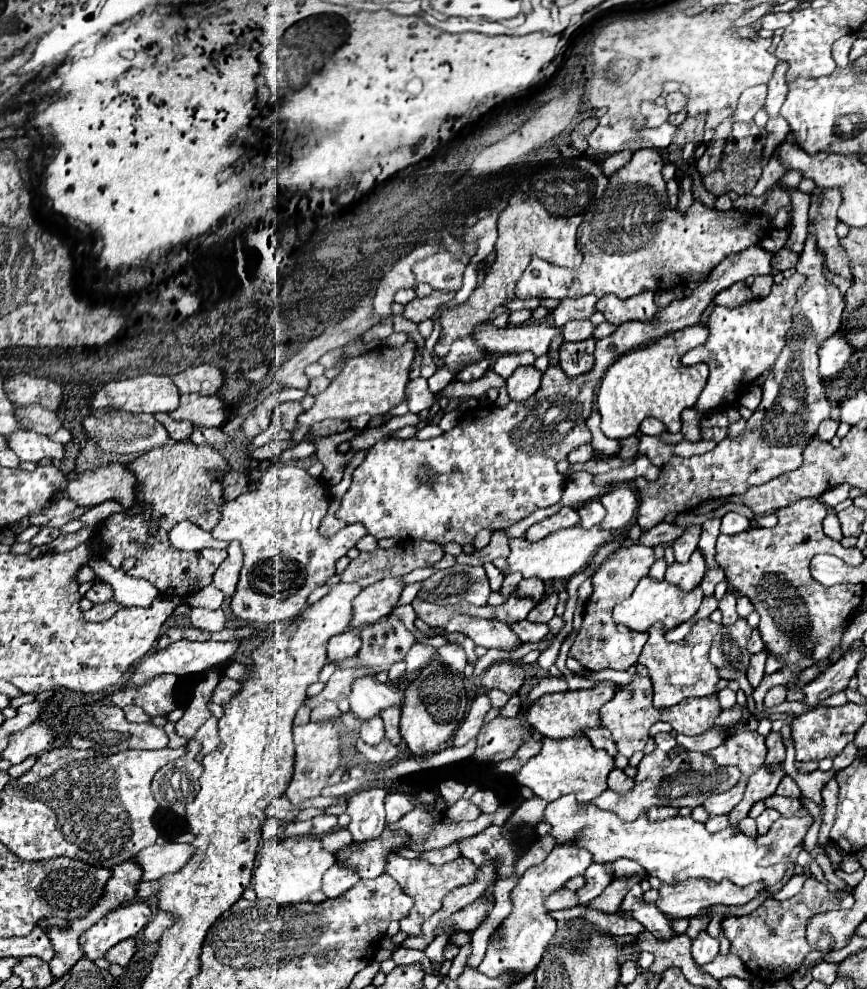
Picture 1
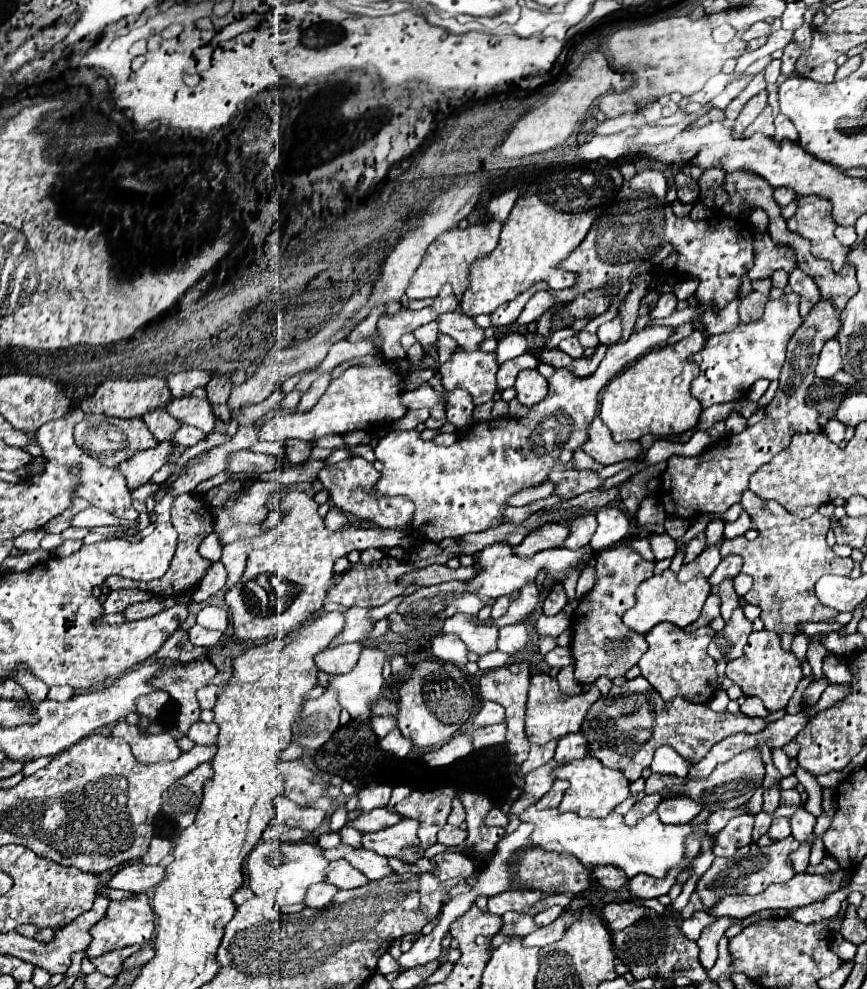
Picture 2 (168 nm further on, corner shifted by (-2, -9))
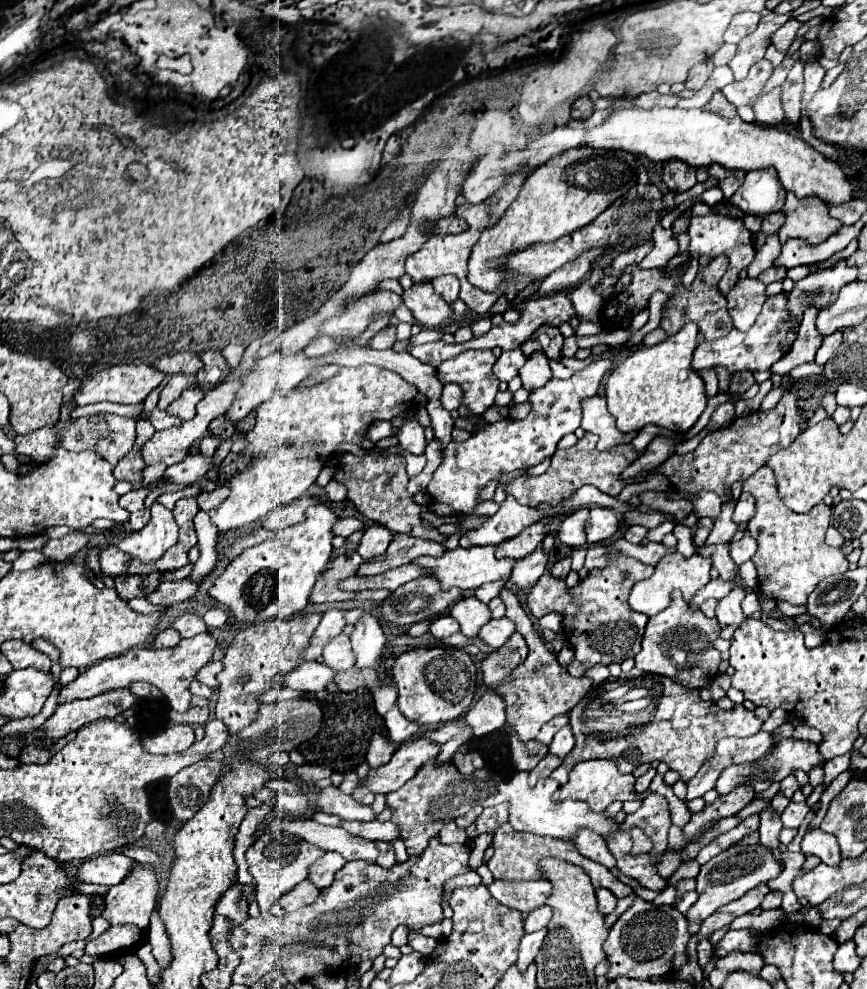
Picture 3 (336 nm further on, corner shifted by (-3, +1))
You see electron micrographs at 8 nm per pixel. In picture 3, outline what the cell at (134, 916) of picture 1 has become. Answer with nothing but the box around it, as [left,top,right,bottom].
[103,863,157,929]

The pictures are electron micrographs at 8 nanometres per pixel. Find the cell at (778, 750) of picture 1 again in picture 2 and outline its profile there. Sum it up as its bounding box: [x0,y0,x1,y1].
[762,783,780,813]

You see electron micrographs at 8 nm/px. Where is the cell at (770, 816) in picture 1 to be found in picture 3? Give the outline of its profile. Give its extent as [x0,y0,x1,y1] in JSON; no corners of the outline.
[781,801,811,827]

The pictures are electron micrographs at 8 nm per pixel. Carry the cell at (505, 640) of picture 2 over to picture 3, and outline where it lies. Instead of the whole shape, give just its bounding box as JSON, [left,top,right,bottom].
[477,617,515,651]

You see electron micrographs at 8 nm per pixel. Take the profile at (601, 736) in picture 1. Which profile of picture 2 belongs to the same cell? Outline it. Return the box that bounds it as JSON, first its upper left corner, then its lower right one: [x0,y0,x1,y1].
[554,733,588,763]

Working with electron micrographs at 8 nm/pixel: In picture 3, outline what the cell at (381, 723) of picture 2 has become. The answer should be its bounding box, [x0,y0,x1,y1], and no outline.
[373,683,397,715]

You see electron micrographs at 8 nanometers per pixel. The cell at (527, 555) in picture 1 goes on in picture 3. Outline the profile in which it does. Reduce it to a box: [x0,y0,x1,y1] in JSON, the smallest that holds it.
[413,547,515,591]

